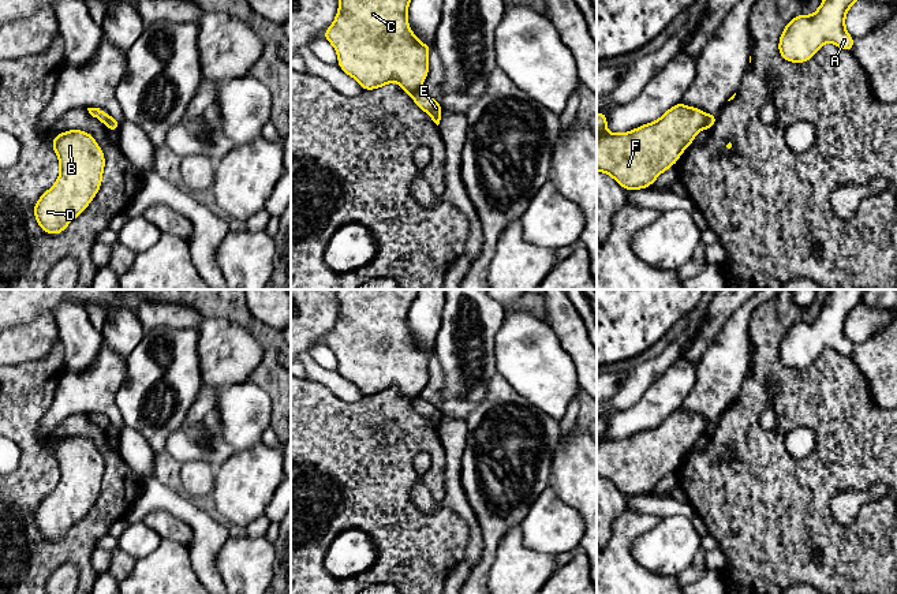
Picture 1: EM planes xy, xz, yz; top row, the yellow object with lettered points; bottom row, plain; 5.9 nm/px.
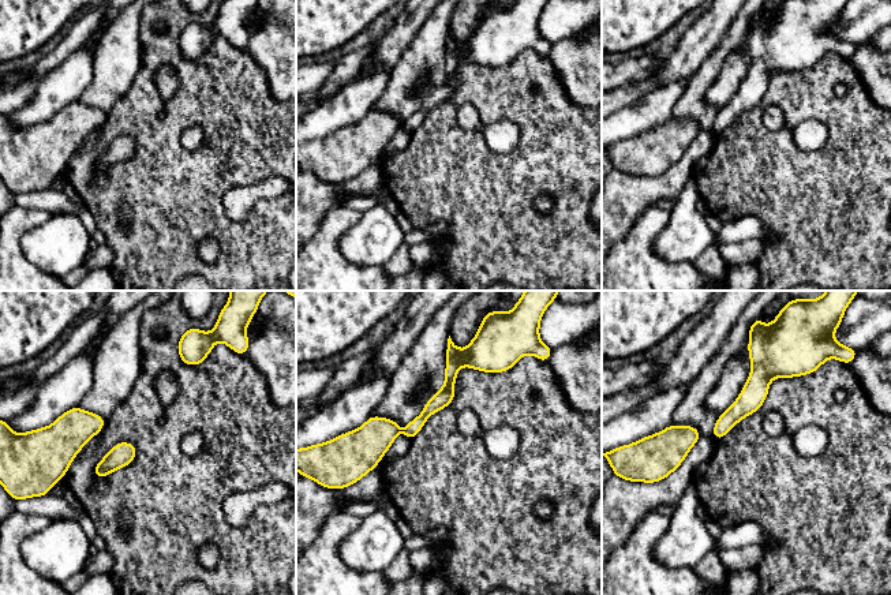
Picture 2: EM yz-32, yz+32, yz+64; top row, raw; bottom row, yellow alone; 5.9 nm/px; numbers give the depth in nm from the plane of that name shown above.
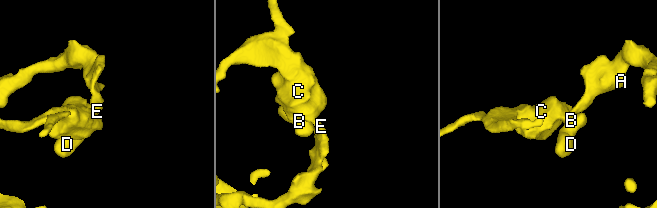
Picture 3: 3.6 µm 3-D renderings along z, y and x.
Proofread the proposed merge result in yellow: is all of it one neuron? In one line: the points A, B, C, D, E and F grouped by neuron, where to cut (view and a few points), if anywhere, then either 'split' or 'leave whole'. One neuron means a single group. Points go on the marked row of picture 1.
A E / B C D F; cut in yz along (709, 116), (703, 127); split

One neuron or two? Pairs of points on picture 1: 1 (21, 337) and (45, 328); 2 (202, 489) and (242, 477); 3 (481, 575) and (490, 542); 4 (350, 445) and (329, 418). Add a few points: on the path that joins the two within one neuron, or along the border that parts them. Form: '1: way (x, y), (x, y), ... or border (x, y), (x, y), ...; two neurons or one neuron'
1: way (26, 337), (36, 337), (40, 333); one neuron
2: border (216, 470), (215, 486), (206, 500); two neurons
3: way (481, 567), (489, 550); one neuron
4: way (343, 439), (329, 425); one neuron

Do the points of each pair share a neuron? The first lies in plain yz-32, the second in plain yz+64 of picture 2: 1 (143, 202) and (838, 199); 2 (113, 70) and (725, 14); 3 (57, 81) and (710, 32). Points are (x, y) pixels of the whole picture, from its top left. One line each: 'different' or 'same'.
1: same
2: different
3: different

